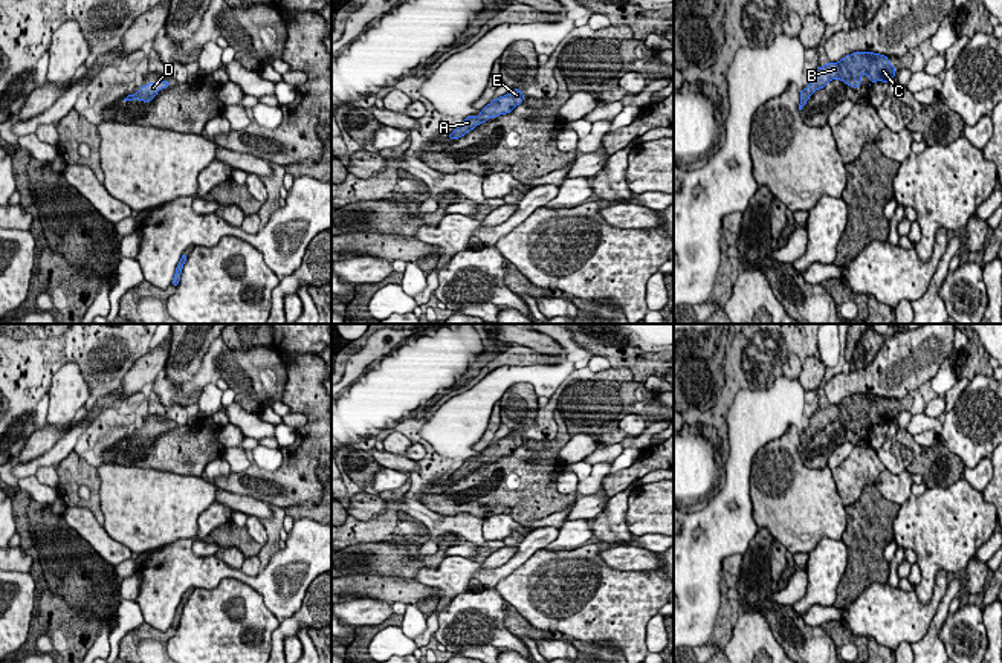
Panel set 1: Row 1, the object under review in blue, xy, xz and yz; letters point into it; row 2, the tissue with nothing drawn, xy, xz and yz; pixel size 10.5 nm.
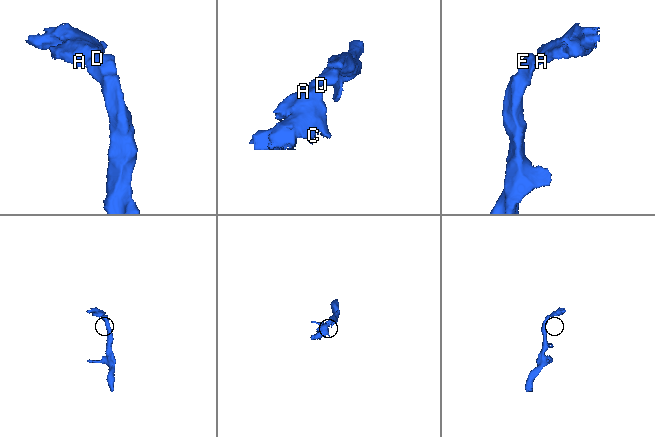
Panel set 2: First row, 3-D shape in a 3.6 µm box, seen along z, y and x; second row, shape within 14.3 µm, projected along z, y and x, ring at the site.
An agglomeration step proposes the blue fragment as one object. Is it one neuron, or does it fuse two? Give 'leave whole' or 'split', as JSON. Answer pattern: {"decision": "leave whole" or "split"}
{"decision": "leave whole"}

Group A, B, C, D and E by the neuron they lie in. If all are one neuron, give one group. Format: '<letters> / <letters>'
A B C D E

